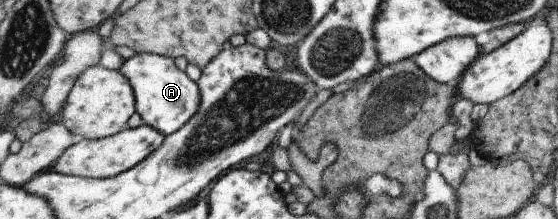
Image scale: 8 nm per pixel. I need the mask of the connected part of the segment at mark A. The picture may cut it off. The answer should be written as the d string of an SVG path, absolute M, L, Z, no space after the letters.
M141 52L135 54L118 69L134 86L136 95L136 113L139 114L145 124L158 129L161 133L169 135L181 129L198 112L202 103L202 92L198 82L190 78L186 70L181 71L171 56L162 56L161 54L150 54Z

